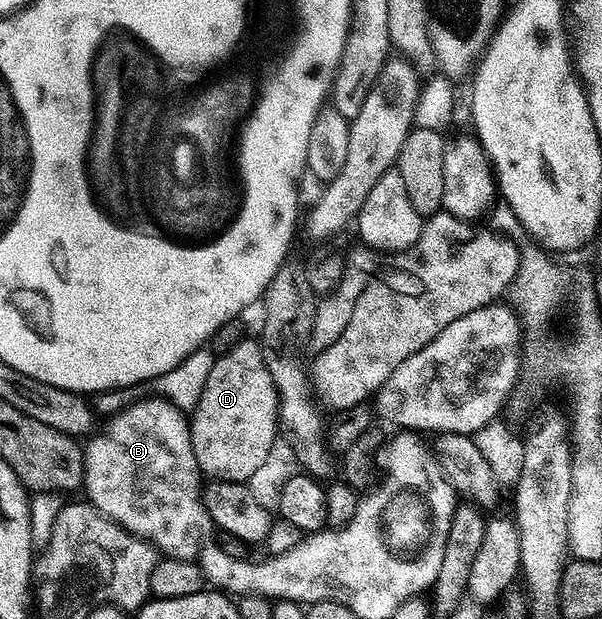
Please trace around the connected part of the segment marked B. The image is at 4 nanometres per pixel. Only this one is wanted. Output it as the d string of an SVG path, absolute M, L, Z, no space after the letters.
M159 395L152 396L132 405L124 404L119 412L106 418L100 433L92 432L86 438L87 445L85 441L81 453L81 489L87 492L86 500L98 513L105 514L134 537L140 537L160 554L172 557L179 553L179 525L195 525L195 517L205 509L199 509L199 504L204 501L195 501L195 474L199 472L199 464L193 455L188 414Z

